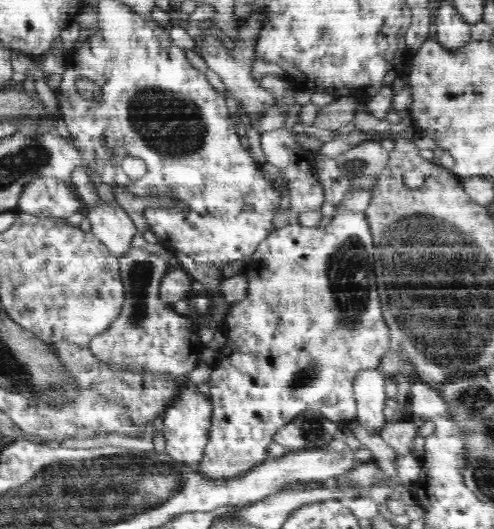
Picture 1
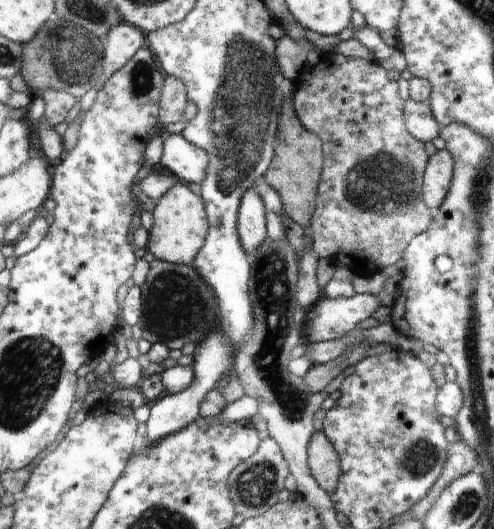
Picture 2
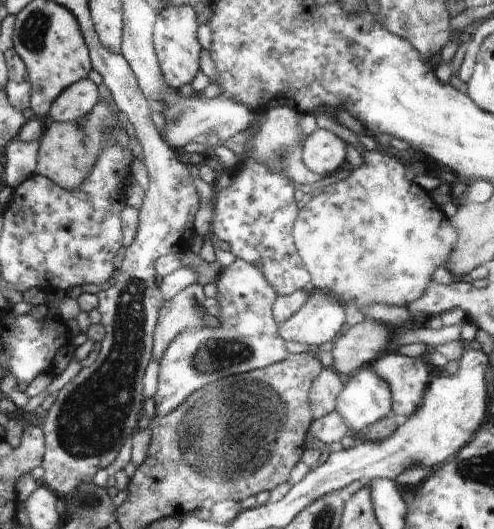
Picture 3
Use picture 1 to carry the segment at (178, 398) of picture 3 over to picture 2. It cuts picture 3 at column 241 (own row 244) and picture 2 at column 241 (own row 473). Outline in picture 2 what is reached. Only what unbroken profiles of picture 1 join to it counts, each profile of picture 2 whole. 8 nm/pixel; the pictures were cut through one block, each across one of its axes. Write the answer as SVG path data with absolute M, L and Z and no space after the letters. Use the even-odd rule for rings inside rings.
M255 189L242 196L237 217L237 232L242 249L250 254L267 239L265 207Z

